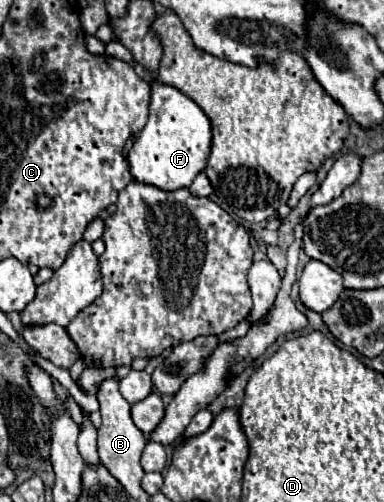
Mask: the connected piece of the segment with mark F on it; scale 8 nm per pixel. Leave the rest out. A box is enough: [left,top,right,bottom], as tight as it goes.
[127,77,211,191]

